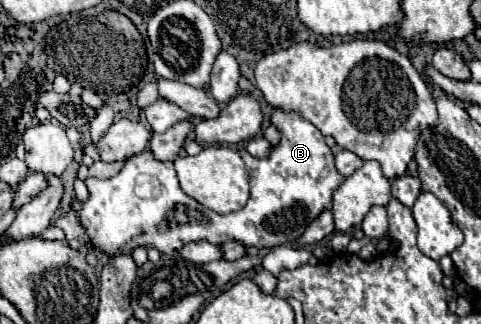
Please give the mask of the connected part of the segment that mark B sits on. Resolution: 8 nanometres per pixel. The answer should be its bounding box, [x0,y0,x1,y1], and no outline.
[70,111,342,259]

